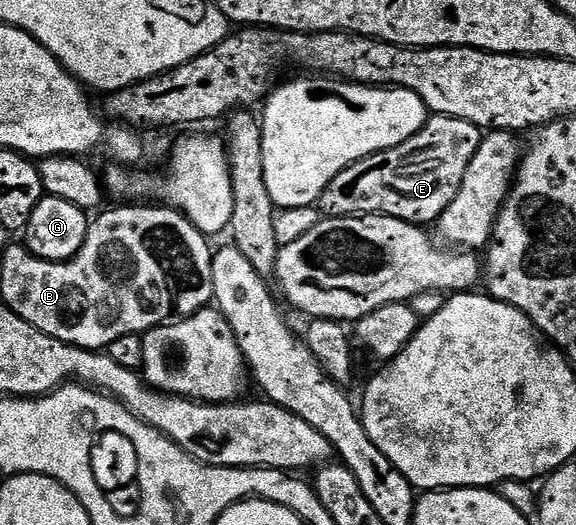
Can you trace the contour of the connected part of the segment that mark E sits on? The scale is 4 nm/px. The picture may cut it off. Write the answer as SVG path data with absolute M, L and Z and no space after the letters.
M443 114L427 117L424 128L404 140L404 144L344 168L344 172L324 188L316 205L327 218L386 214L415 224L437 223L448 204L452 204L483 137L483 131L468 120Z

